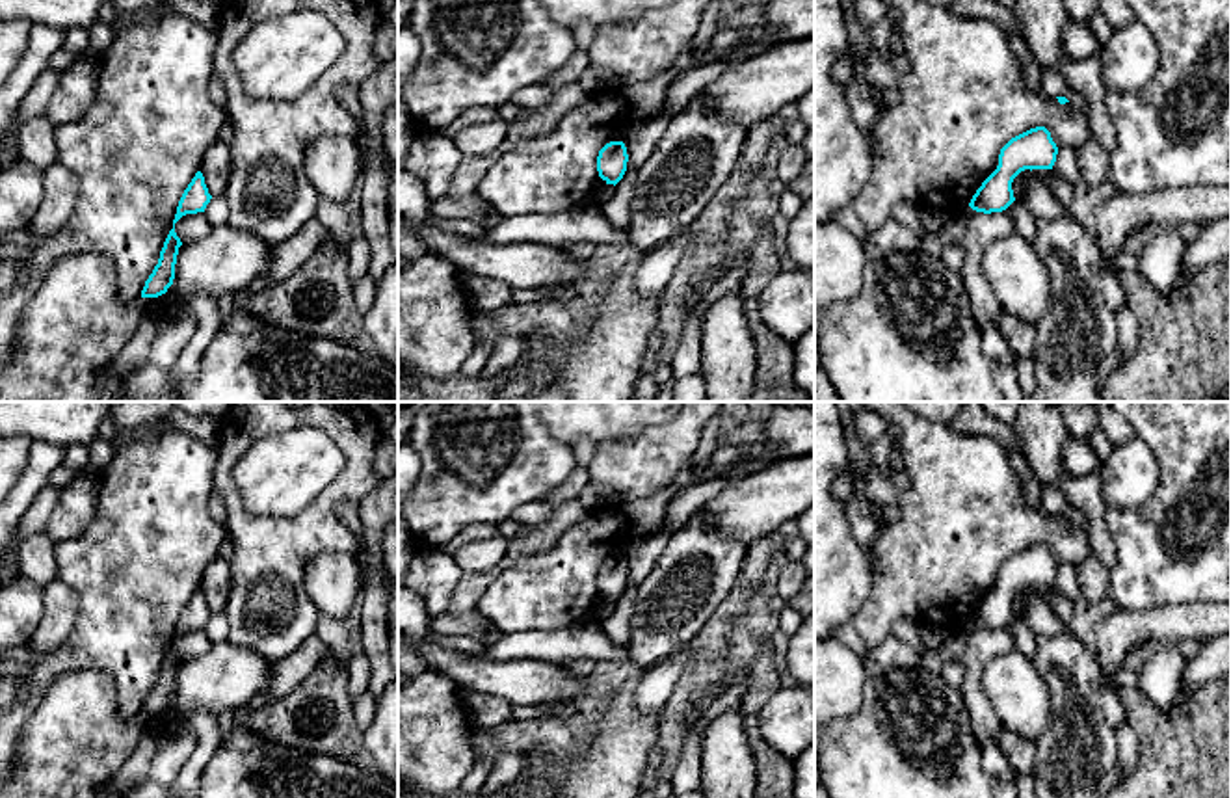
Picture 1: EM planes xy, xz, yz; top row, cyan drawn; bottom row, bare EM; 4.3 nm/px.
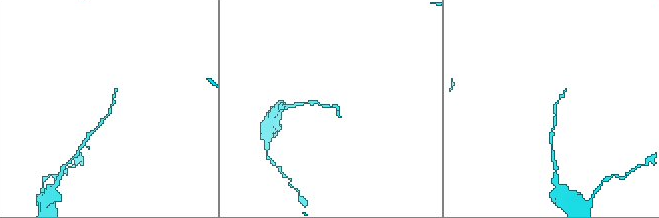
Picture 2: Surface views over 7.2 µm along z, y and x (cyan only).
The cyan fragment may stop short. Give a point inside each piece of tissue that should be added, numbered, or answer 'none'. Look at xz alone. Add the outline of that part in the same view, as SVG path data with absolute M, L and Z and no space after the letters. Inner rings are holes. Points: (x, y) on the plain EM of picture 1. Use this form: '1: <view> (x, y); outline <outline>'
none

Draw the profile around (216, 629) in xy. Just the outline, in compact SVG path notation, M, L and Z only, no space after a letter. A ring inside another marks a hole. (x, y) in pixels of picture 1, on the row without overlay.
M225 610L212 614L203 631L214 645L225 642L231 631Z

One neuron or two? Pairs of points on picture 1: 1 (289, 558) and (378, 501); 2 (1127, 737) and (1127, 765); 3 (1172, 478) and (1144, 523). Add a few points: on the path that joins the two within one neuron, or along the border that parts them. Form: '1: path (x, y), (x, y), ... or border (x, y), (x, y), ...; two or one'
1: border (378, 482), (359, 501); two
2: path (1127, 744), (1127, 758); one
3: path (1172, 490), (1172, 495), (1155, 512); one

